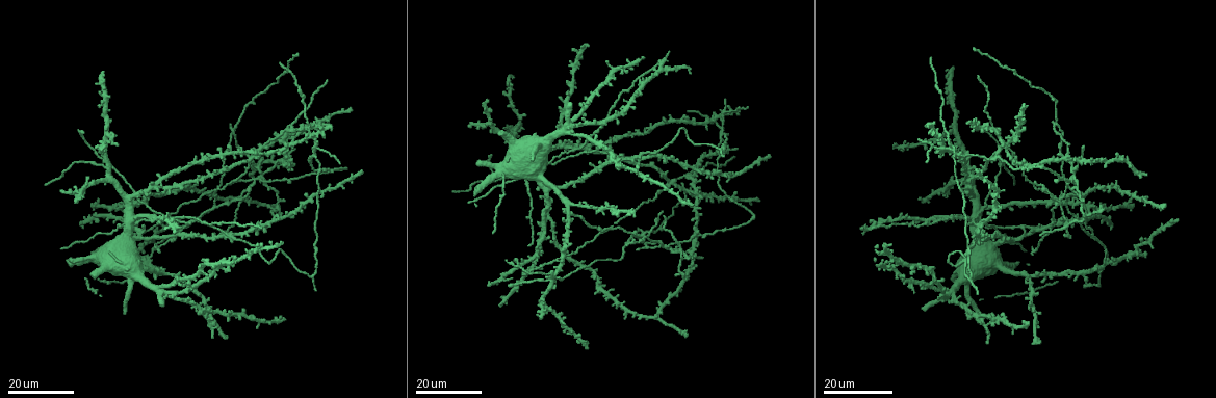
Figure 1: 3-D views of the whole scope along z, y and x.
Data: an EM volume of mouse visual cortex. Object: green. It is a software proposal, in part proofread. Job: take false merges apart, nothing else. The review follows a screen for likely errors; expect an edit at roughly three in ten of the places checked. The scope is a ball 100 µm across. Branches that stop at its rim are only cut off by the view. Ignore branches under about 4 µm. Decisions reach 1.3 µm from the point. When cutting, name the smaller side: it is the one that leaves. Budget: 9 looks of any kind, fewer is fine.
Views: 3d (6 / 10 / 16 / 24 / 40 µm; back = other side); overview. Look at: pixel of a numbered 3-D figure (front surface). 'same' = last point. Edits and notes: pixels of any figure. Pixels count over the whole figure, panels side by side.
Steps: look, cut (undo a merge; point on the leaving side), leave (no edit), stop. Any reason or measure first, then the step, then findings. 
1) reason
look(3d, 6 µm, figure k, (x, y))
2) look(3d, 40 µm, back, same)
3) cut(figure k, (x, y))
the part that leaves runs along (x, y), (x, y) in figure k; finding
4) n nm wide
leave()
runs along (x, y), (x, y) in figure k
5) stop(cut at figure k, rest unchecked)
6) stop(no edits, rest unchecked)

three arms meet
look(3d, 24 µm, figure 1, (579, 147))

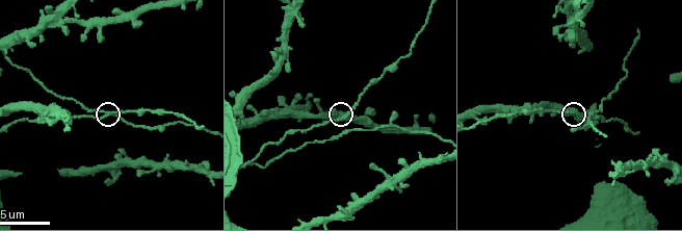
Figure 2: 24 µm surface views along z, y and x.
look(3d, 6 µm, figure 2, (577, 116))

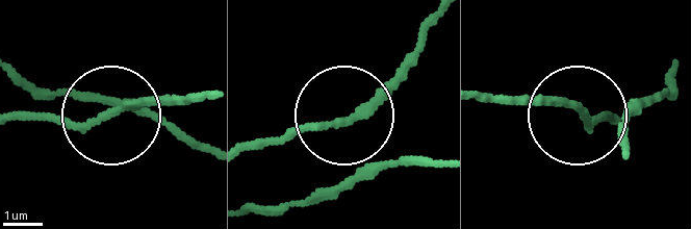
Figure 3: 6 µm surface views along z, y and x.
3 arms
leave()
runs along (628, 151), (628, 111), (512, 101) in figure 3; one neuron here

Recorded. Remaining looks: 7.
look(3d, 16 µm, figure 1, (224, 234))

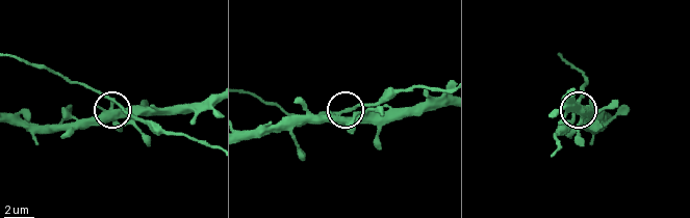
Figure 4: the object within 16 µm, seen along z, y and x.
zoom in
look(3d, 10 µm, figure 4, (121, 107))

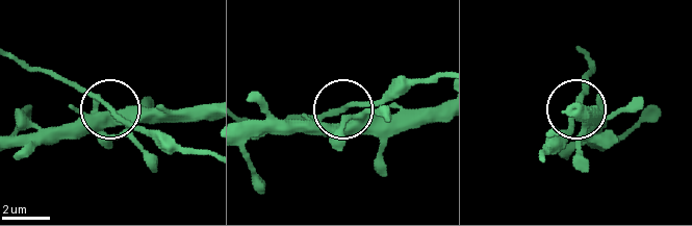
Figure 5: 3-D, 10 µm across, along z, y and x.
side arm 76 µm
leave()
continuous, no second neuron

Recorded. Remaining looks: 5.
four or more arms meet
look(3d, 16 µm, figure 1, (997, 228))

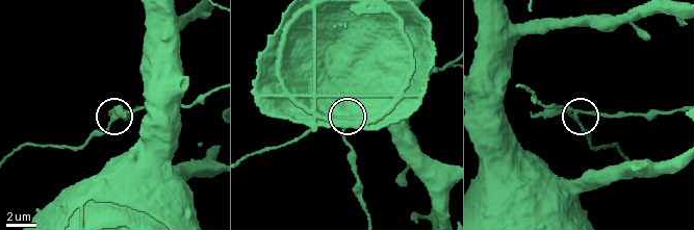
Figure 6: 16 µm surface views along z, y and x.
closer look
look(3d, 10 µm, figure 6, (577, 116))

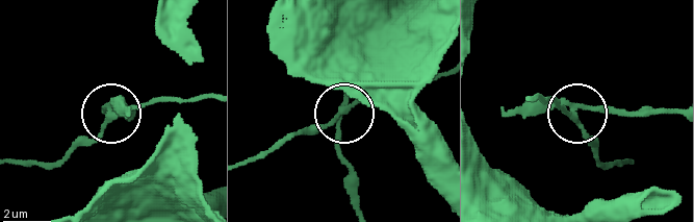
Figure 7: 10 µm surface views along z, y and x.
cut(figure 7, (541, 109))
the part that leaves runs along (576, 107), (676, 112) in figure 7; two neurons meet here

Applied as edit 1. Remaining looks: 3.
look(overview)

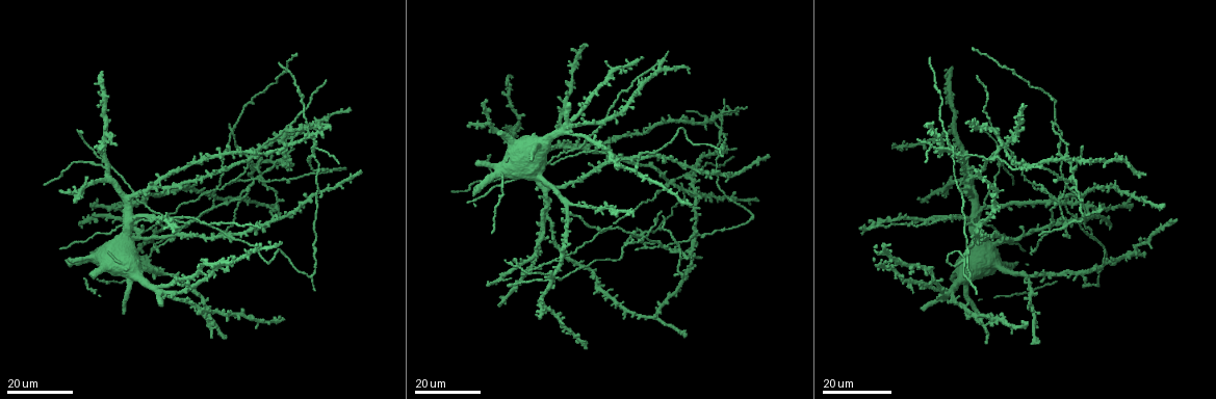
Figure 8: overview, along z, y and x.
look(3d, 24 µm, figure 8, (140, 260))

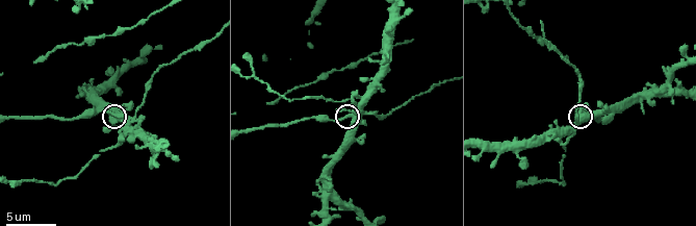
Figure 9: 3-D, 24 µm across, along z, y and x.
look(3d, 10 µm, figure 9, (351, 114))

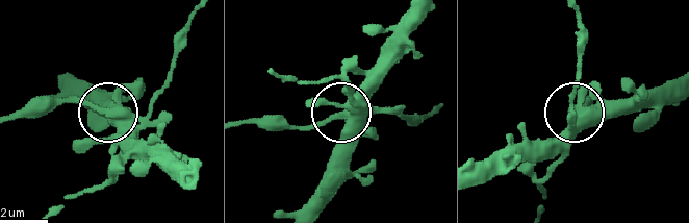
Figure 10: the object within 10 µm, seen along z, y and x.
cut(figure 10, (324, 124))
the part that leaves runs along (123, 113), (107, 113), (83, 100), (35, 100), (11, 114) in figure 10; two neurons meet here

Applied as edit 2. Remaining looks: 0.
stop(cut at figure 7, cut at figure 10, rest unchecked)

